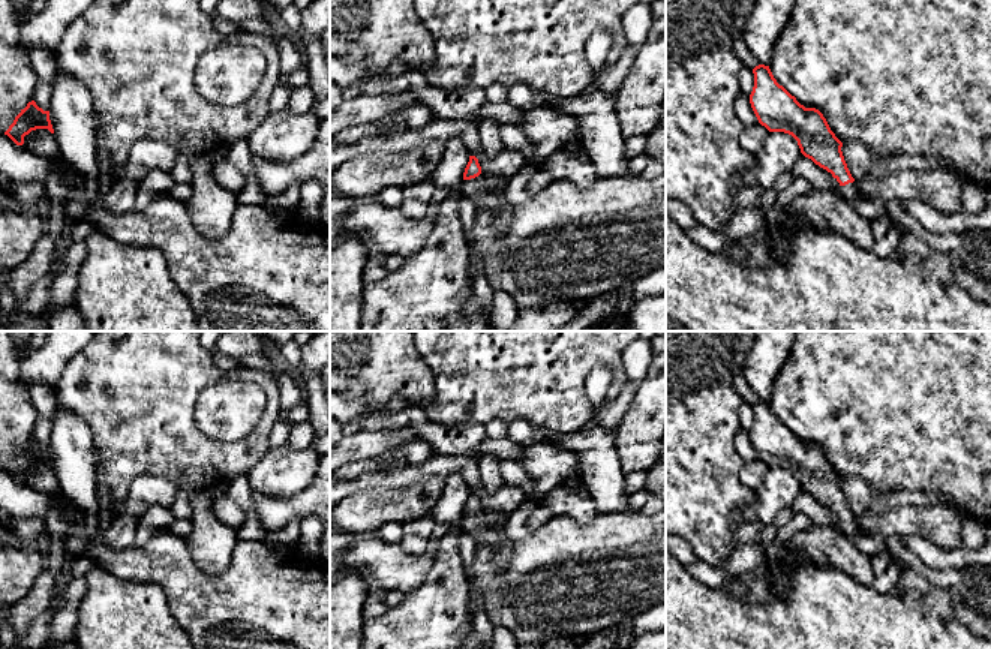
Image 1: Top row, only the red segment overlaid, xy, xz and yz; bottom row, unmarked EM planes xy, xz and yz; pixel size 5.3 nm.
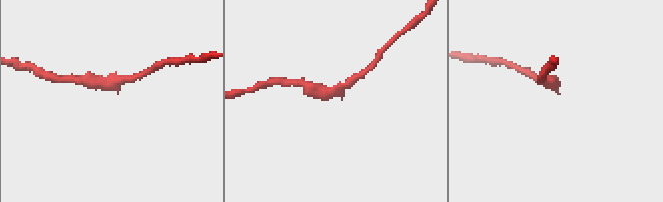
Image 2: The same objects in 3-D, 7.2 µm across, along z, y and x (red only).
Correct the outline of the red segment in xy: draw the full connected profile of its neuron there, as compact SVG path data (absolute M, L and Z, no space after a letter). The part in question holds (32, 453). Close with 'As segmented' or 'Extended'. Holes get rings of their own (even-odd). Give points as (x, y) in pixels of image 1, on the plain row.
M34 436L28 438L24 445L15 453L13 459L4 468L16 481L24 480L24 472L36 465L48 465L54 469L49 447L43 447Z. As segmented

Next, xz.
M469 492L469 498L463 508L463 516L457 526L469 534L477 546L490 546L493 549L493 565L504 567L511 555L513 544L505 538L505 526L508 516L493 516L481 508L481 502L475 492Z. Extended

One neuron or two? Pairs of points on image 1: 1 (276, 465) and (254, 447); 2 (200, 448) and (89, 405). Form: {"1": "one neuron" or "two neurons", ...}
{"1": "two neurons", "2": "one neuron"}

